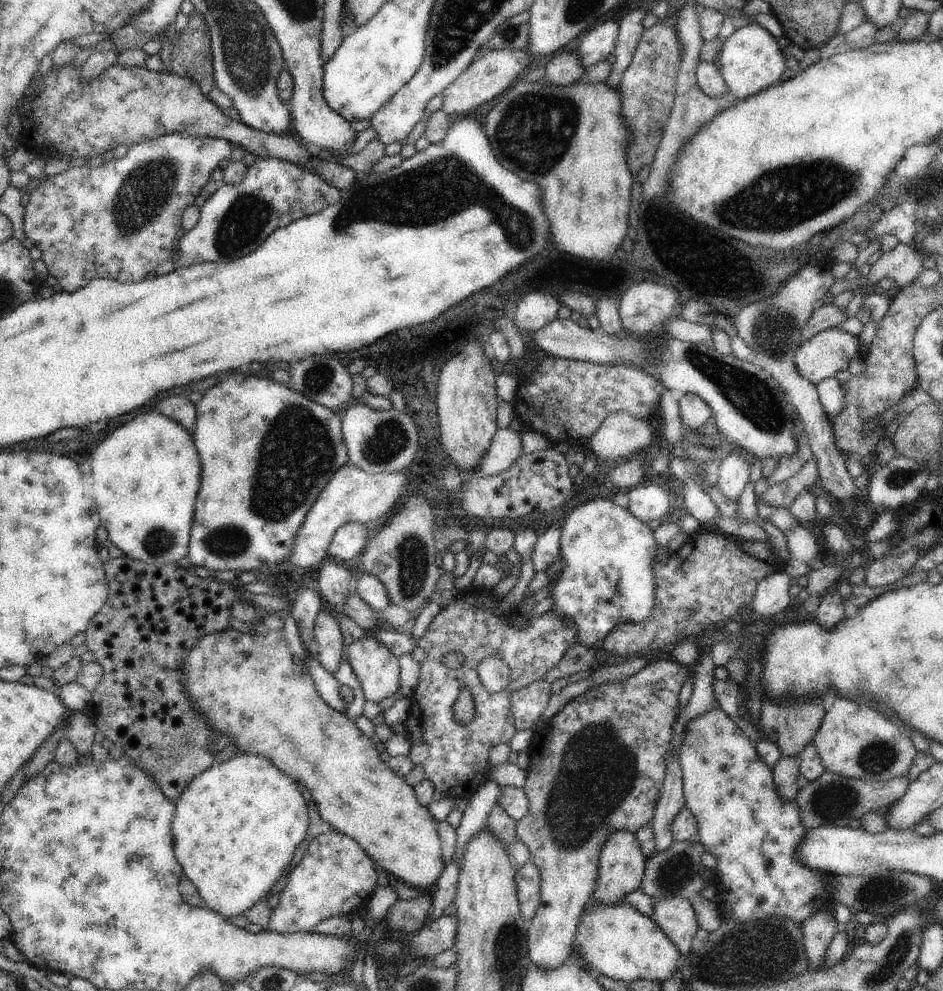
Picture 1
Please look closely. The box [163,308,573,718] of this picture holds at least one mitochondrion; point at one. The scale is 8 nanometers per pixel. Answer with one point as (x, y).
(297, 452)

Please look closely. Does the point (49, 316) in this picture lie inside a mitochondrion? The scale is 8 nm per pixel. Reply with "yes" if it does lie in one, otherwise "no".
no

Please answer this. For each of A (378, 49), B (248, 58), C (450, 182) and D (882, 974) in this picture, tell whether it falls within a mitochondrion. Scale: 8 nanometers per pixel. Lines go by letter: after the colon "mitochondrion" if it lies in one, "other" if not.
A: other
B: mitochondrion
C: mitochondrion
D: mitochondrion

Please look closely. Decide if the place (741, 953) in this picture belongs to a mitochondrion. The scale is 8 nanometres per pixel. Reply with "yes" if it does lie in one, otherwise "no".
yes

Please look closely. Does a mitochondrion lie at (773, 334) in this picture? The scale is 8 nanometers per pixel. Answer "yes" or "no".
yes

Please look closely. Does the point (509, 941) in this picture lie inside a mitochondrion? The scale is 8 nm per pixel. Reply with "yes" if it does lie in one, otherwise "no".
yes

